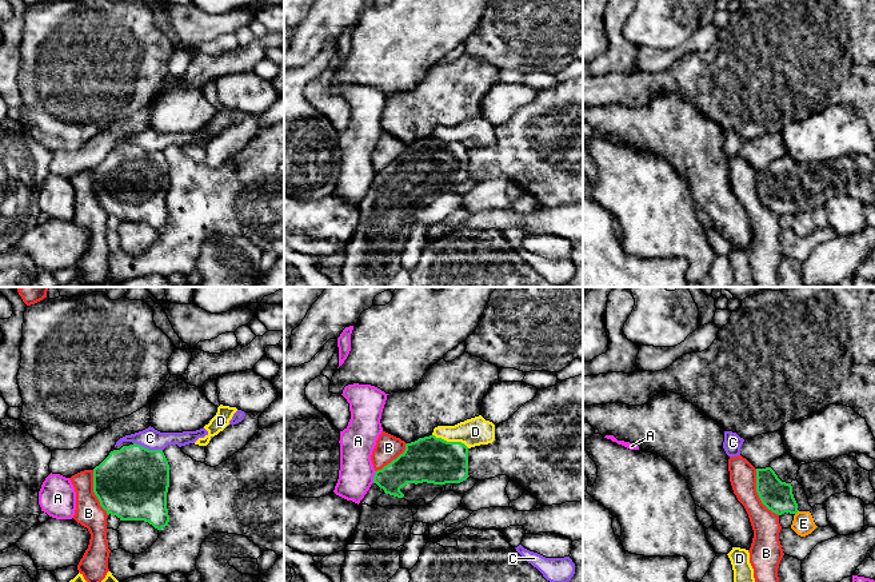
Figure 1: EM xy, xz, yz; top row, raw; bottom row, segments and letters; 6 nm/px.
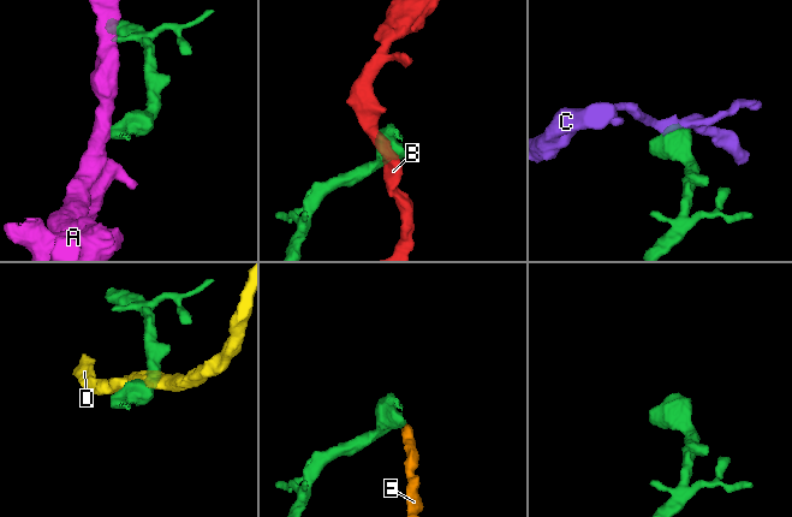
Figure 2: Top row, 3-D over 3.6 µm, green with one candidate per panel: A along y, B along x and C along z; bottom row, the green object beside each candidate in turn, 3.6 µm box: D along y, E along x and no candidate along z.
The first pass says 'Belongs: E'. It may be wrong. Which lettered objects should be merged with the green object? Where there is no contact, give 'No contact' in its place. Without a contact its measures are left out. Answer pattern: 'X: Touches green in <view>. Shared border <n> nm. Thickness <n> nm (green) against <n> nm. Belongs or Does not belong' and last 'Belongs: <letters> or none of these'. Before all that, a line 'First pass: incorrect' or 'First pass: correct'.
First pass: incorrect
A: Touches green in xz. Shared border 70 nm. Thickness 200 nm (green) against 220 nm. Does not belong
B: Touches green in yz. Shared border 320 nm. Thickness 190 nm (green) against 170 nm. Does not belong
C: Touches green in xy. Shared border 180 nm. Thickness 440 nm (green) against 130 nm. Does not belong
D: Touches green in xz. Shared border 240 nm. Thickness 280 nm (green) against 170 nm. Does not belong
E: Touches green in yz. Shared border 40 nm. Thickness 190 nm (green) against 130 nm. Does not belong
Belongs: none of these

